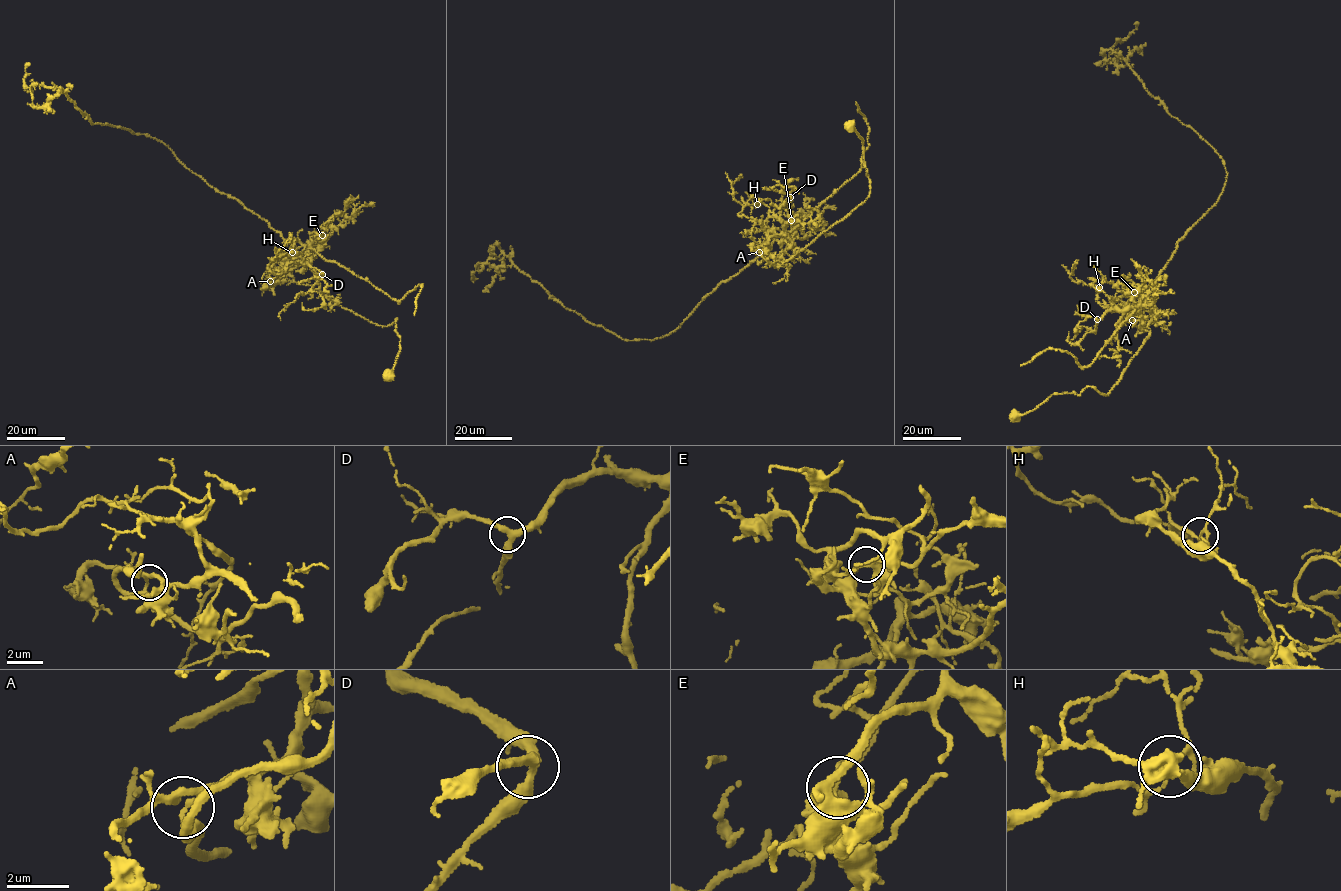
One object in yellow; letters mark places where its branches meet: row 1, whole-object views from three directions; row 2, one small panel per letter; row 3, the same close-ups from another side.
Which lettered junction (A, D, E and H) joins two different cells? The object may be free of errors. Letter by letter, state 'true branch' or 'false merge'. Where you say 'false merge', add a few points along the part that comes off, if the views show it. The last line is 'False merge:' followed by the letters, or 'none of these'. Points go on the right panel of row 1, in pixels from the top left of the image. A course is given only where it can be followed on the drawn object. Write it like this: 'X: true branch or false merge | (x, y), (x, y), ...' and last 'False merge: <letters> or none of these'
A: true branch
D: true branch
E: true branch
H: false merge | (1099, 287), (1115, 308), (1132, 308), (1227, 175), (1125, 61), (1101, 54), (1108, 62), (1134, 24)
False merge: H

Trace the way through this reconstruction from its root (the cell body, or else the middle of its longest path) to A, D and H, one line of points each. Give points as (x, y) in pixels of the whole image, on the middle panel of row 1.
A: (713, 291), (755, 259), (767, 241), (774, 240), (767, 250), (770, 254), (759, 252)
D: (713, 291), (755, 259), (767, 241), (785, 234), (780, 210), (790, 197)
H: (713, 291), (755, 259), (767, 241), (785, 234), (783, 222), (765, 204), (756, 204)

